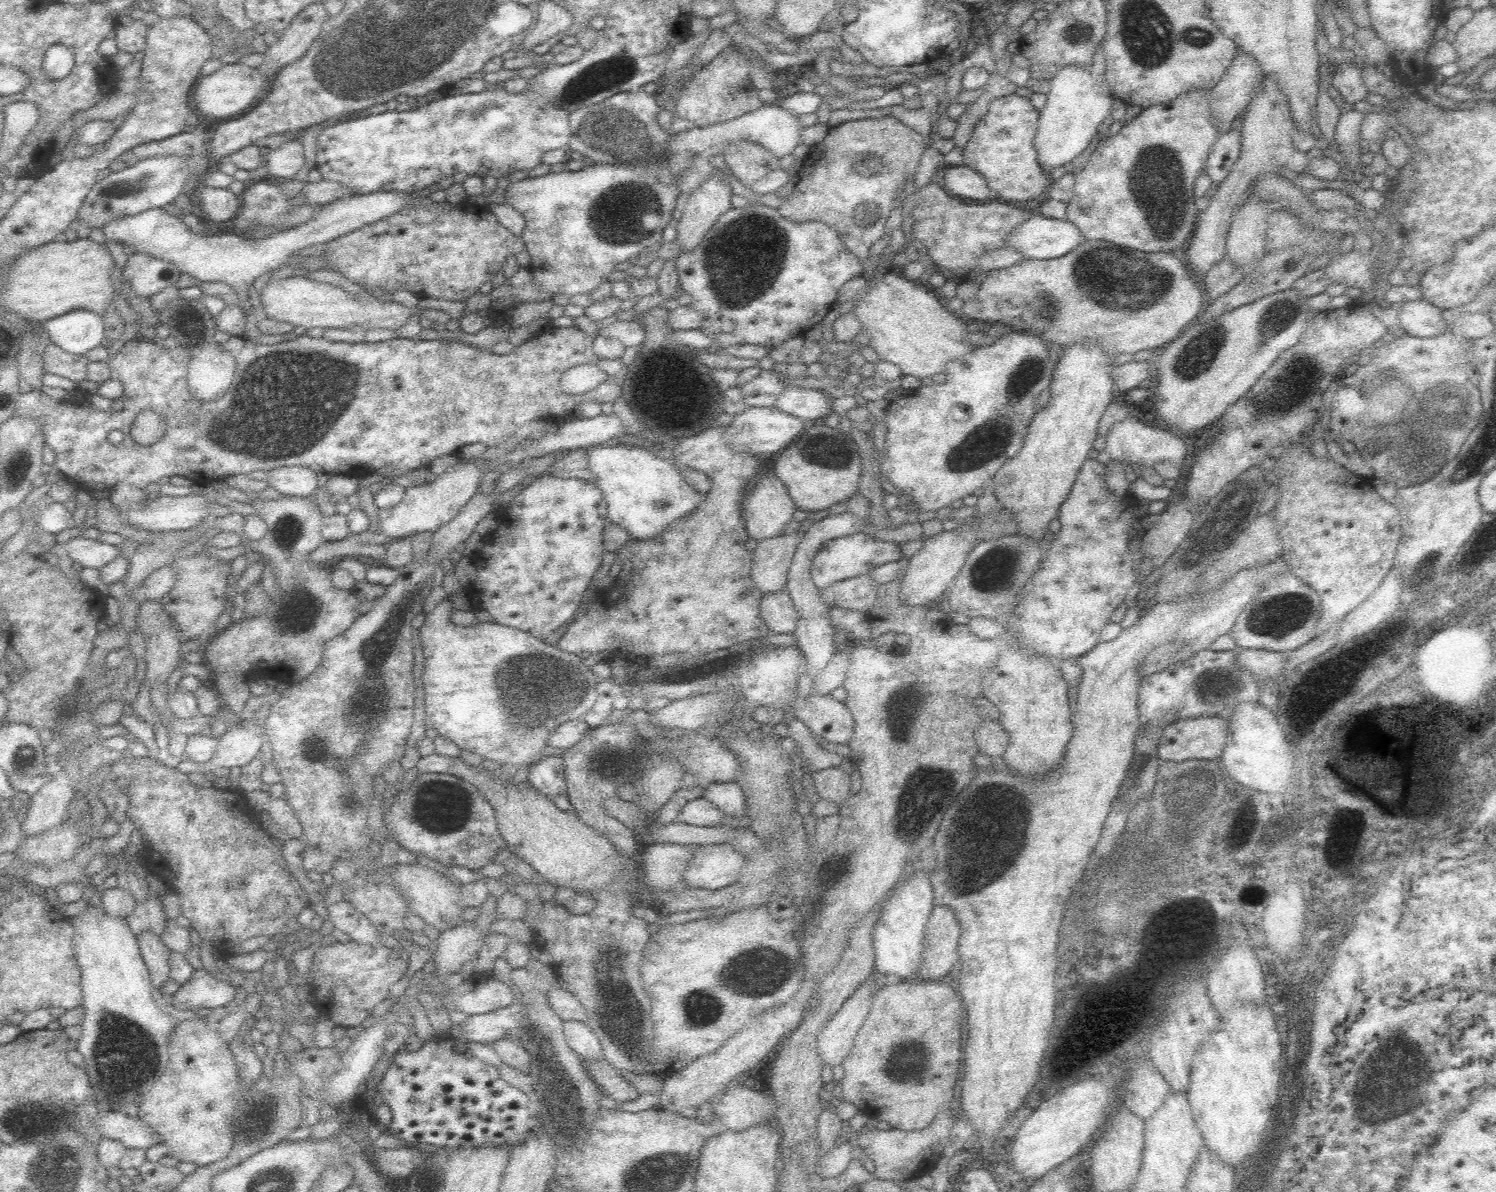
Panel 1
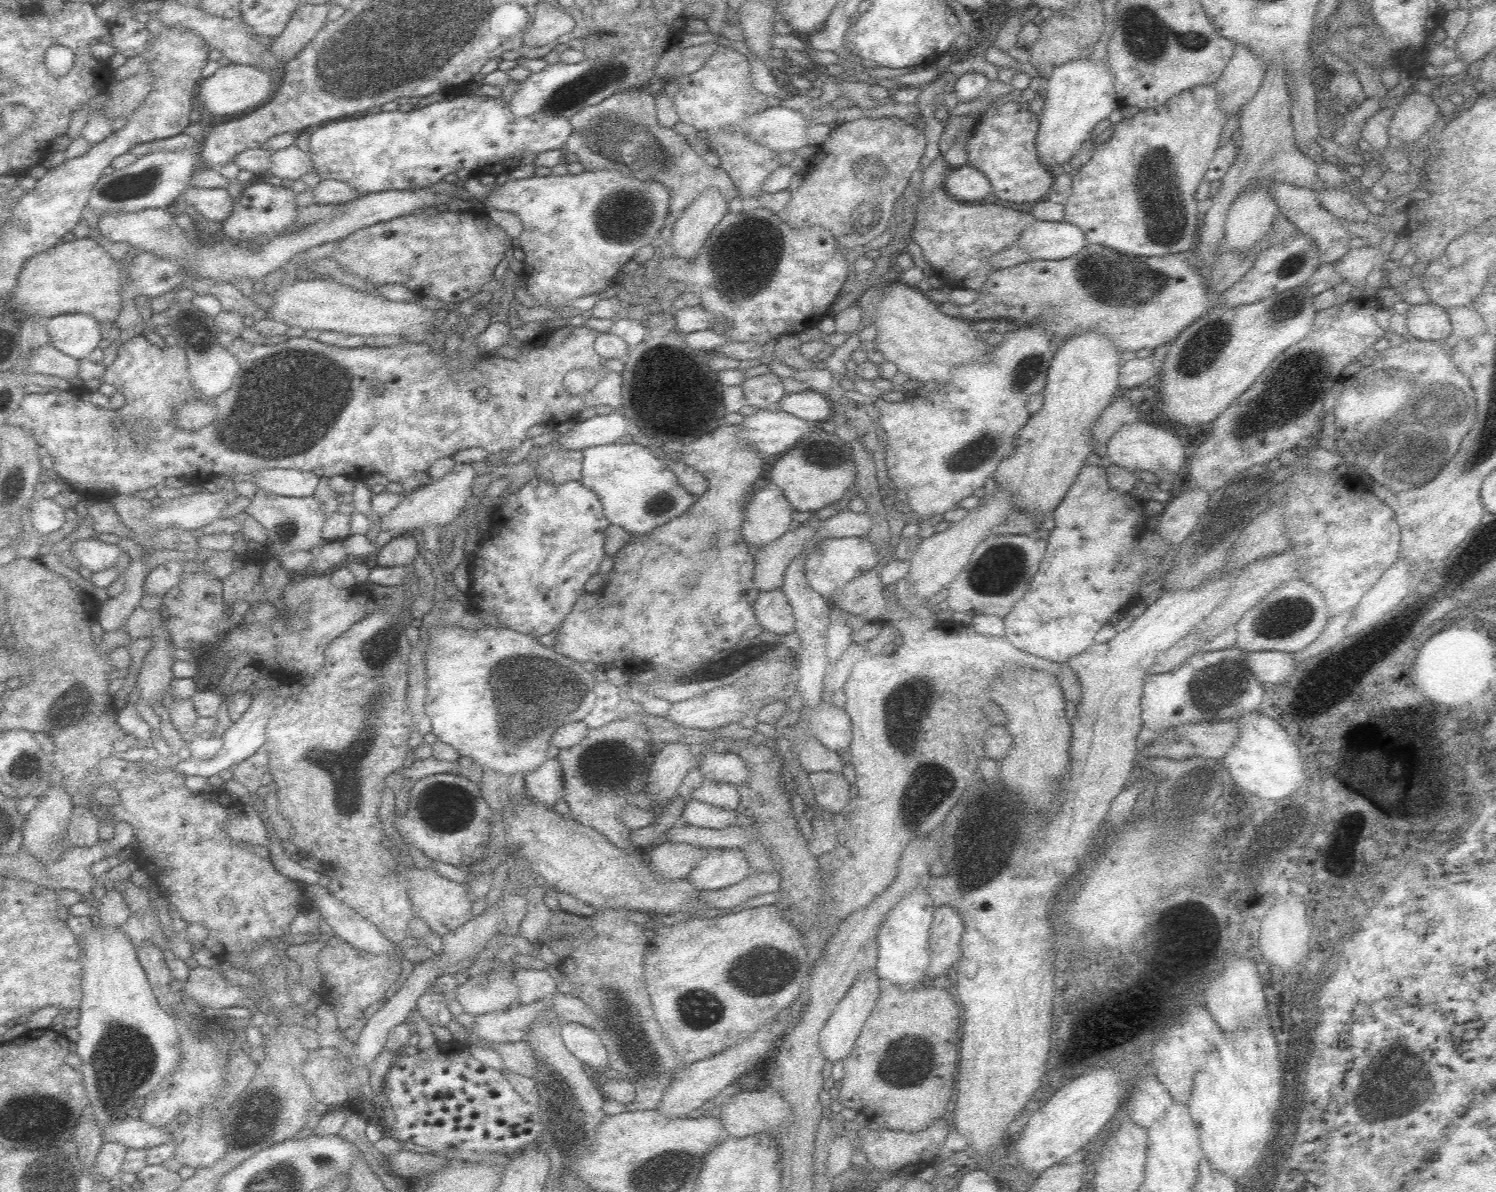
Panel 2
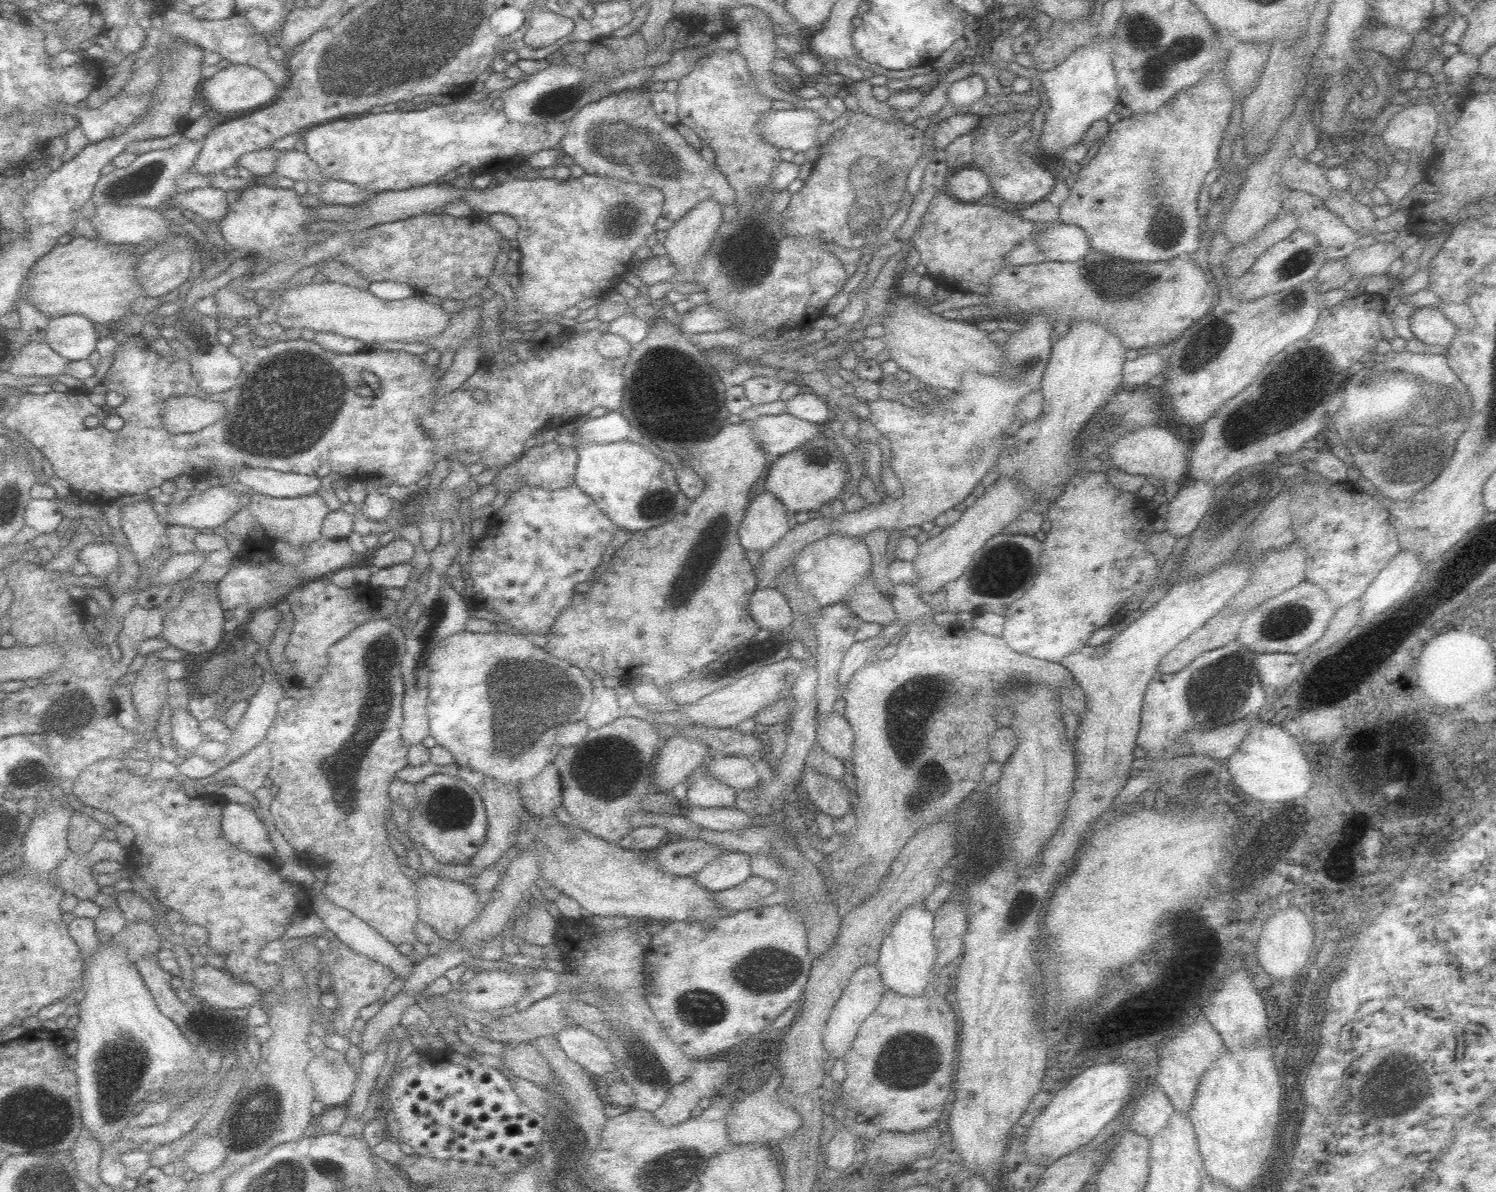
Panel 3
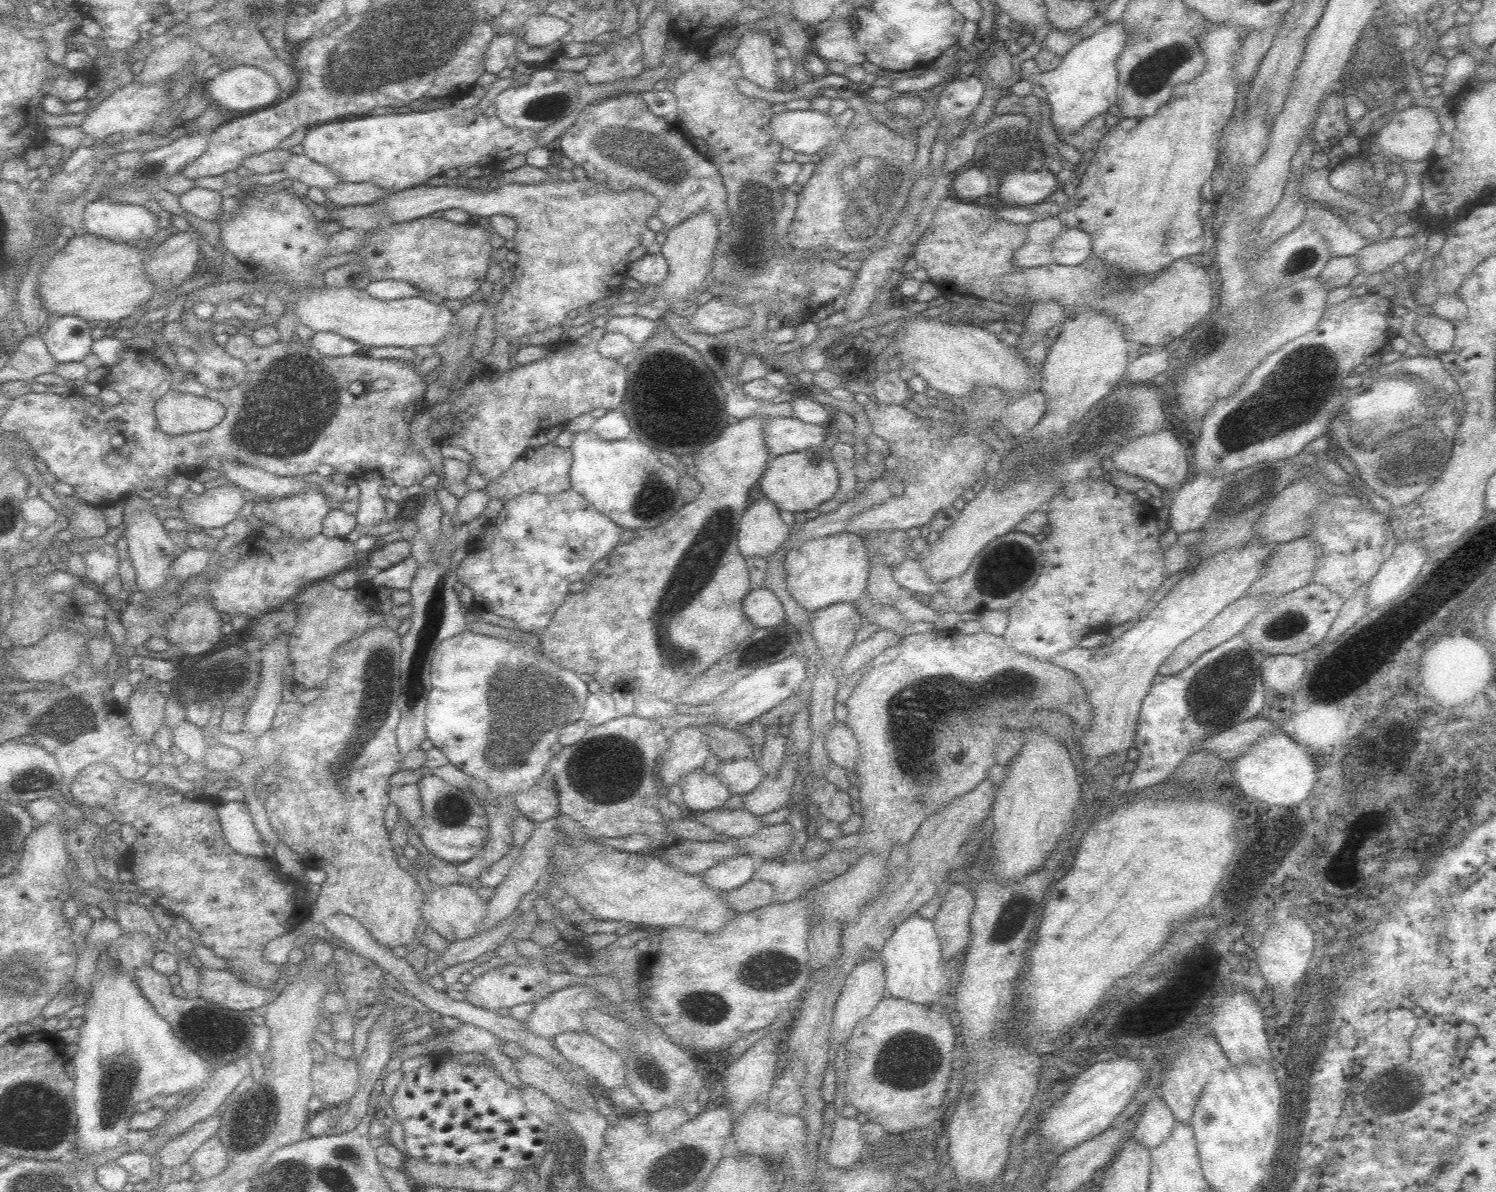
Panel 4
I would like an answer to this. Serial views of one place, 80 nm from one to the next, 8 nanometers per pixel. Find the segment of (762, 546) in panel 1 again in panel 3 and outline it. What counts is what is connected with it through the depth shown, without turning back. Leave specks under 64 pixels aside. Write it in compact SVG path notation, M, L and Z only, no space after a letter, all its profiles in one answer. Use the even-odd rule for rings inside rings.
M841 513L834 518L814 518L803 524L797 524L774 546L761 553L759 587L779 587L776 579L778 572L792 565L792 556L796 556L798 550L832 533L833 524L840 515Z

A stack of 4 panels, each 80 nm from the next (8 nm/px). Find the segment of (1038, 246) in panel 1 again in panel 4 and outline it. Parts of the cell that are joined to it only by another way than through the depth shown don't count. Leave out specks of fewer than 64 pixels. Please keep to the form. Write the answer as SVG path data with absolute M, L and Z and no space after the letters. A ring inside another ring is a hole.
M1064 227L1053 244L1053 262L1064 266L1076 266L1091 255L1091 236L1080 229Z

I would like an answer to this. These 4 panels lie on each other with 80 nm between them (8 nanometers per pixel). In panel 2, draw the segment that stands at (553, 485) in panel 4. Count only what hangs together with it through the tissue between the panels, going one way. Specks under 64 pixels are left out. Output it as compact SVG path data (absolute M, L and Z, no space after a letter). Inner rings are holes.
M554 444L546 446L534 445L524 458L522 467L534 466L534 476L542 481L561 485L565 482L580 481L582 478L581 450L566 450Z

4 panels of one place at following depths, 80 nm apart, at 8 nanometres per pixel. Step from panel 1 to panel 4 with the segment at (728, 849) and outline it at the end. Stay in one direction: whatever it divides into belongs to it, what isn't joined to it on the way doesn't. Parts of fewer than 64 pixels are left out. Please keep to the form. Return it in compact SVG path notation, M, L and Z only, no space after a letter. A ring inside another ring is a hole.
M749 855L732 856L722 859L704 874L704 882L722 892L733 891L755 877L754 867L757 860Z

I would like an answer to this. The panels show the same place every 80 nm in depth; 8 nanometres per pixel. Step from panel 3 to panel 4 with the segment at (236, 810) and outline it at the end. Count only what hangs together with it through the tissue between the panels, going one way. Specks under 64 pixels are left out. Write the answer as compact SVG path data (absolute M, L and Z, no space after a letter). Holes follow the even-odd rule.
M220 799L216 804L224 841L230 844L232 850L240 854L272 859L275 848L262 841L248 811L248 802L226 802Z

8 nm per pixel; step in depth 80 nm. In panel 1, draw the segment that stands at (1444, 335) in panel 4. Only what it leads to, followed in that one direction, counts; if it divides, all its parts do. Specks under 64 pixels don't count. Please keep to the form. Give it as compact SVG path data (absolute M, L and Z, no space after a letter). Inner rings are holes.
M1424 299L1405 302L1397 311L1402 333L1413 337L1438 336L1448 327L1447 322L1444 322L1442 310Z

